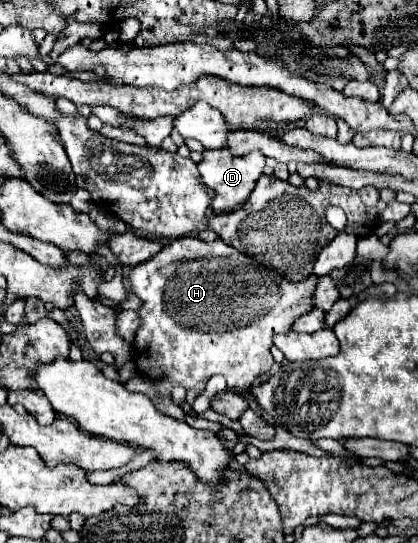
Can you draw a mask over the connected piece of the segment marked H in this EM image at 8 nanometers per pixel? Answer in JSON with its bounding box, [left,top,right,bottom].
[128,237,318,395]

